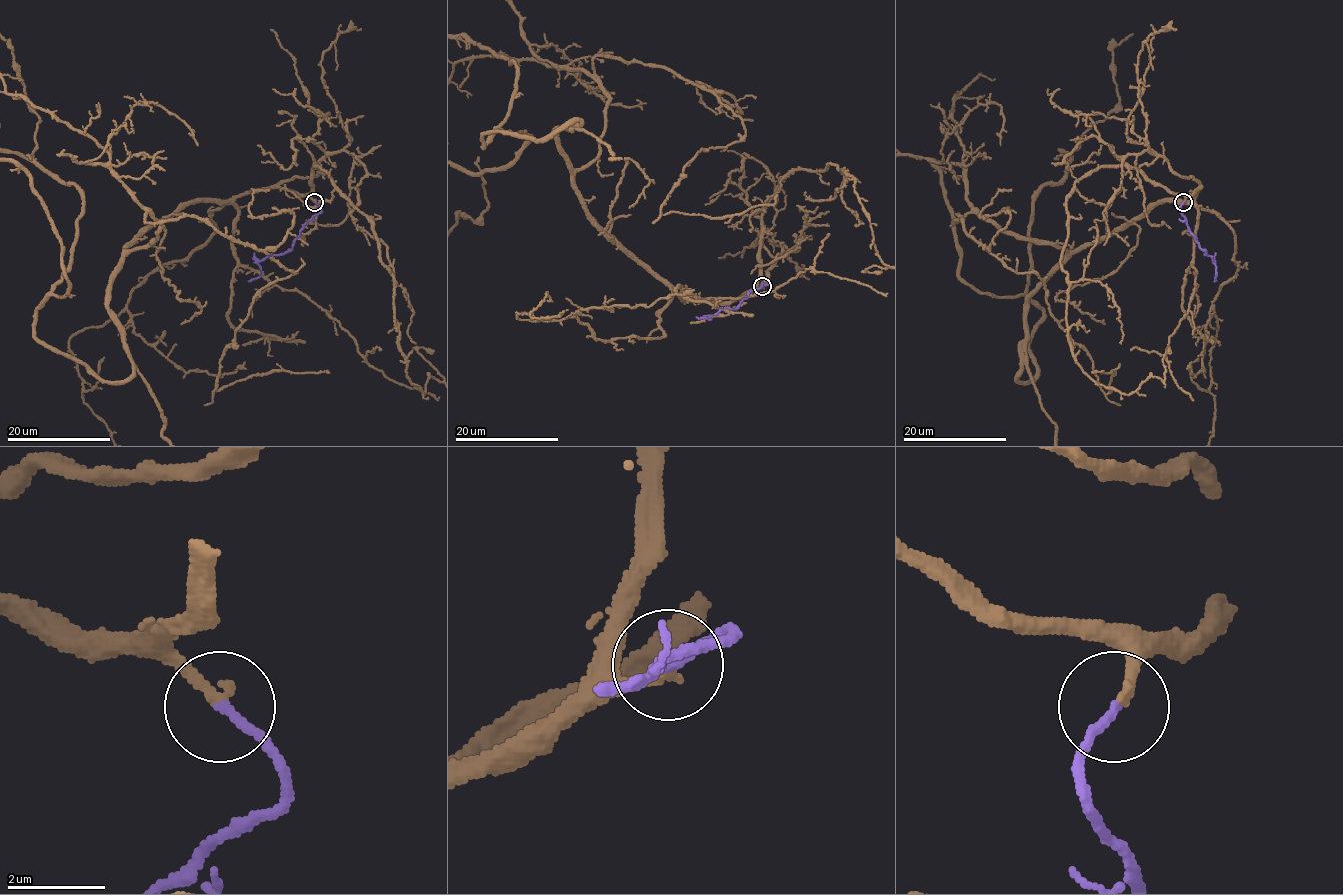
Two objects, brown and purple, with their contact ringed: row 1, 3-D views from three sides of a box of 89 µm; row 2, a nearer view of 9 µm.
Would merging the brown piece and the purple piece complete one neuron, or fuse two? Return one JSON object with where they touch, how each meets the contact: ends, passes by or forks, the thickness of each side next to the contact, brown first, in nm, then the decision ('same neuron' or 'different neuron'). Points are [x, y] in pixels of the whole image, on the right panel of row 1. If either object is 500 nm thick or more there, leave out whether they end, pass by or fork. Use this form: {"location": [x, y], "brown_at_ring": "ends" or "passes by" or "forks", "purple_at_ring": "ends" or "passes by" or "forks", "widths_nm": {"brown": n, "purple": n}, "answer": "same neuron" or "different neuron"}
{"location": [1183, 202], "brown_at_ring": "ends", "purple_at_ring": "ends", "widths_nm": {"brown": 240, "purple": 190}, "answer": "same neuron"}

